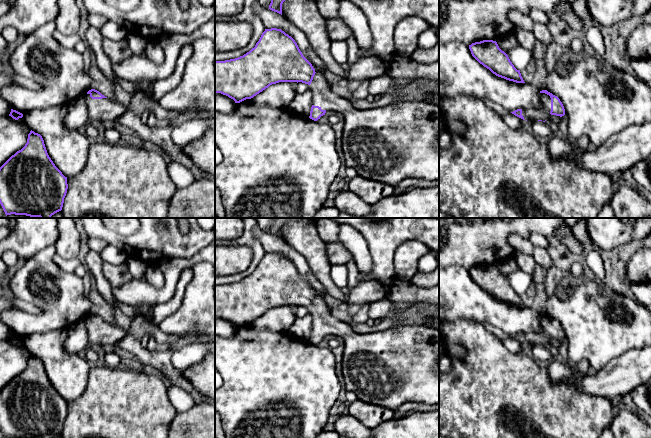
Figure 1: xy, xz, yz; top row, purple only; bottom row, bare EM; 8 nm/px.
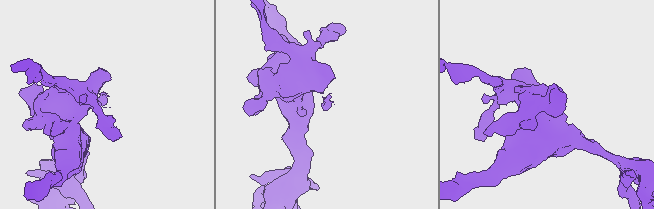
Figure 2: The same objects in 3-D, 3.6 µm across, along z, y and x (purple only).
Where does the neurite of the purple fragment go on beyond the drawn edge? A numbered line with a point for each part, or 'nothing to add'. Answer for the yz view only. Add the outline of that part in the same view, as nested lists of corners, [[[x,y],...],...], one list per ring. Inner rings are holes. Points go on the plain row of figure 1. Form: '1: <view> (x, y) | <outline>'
1: yz (531, 338) | [[[540,317],[540,327],[541,332],[528,332],[528,333],[522,333],[522,339],[525,344],[528,345],[528,347],[532,345],[538,345],[547,344],[547,341],[550,339],[551,335],[551,322],[549,319],[545,317]]]

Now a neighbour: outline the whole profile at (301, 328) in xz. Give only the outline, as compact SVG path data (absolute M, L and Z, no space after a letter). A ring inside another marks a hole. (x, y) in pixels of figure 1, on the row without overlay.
M309 312L303 317L297 317L286 332L298 341L309 342L312 331L312 325L312 315Z

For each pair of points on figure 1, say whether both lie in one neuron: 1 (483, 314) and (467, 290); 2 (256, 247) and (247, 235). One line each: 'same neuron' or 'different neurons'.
1: same neuron
2: same neuron

